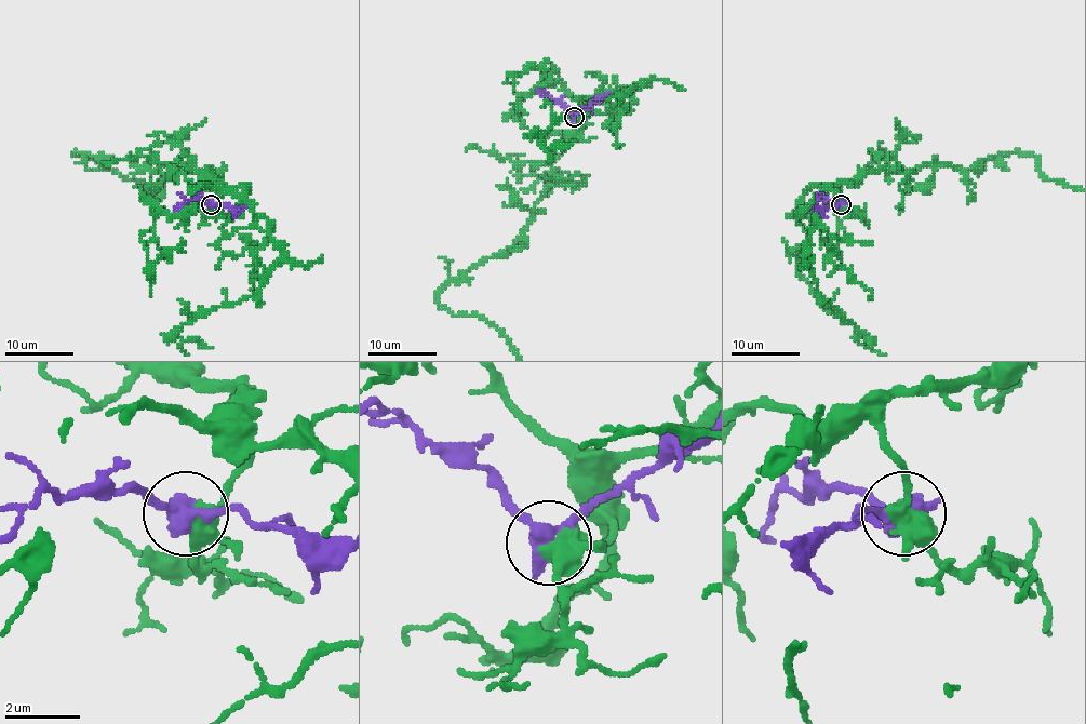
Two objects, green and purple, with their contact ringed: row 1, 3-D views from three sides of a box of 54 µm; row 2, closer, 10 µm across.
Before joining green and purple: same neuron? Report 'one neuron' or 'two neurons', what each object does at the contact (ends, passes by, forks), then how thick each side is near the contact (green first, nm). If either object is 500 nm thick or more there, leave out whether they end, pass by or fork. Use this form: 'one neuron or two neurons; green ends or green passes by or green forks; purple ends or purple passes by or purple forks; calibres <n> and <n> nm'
two neurons; green forks; purple passes by; calibres 420 and 480 nm

